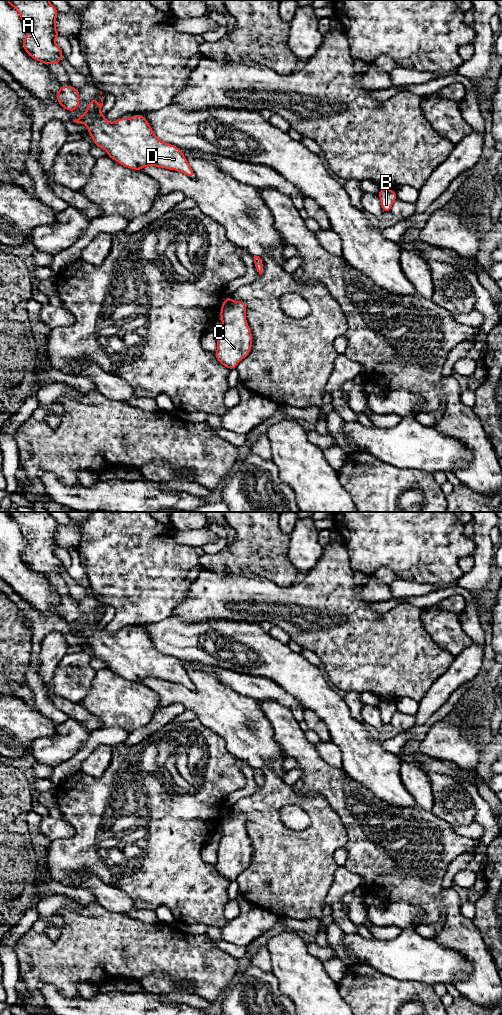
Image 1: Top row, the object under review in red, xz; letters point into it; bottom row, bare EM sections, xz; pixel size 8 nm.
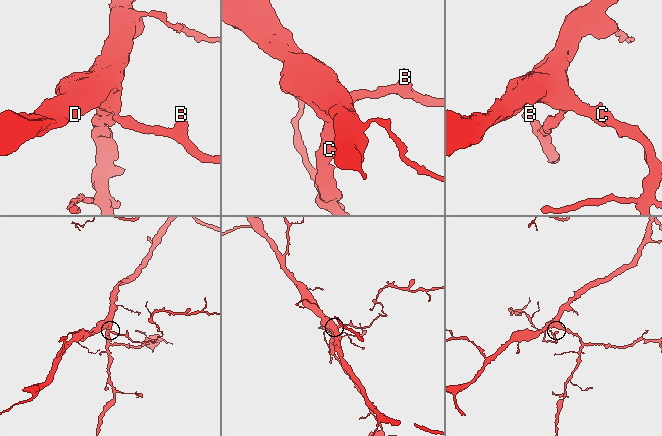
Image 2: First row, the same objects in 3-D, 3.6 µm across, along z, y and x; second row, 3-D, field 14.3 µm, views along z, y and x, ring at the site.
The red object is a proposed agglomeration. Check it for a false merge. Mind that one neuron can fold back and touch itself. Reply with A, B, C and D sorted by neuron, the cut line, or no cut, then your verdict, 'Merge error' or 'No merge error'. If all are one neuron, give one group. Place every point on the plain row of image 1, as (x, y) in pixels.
Groups: A B C D. No split. No merge error

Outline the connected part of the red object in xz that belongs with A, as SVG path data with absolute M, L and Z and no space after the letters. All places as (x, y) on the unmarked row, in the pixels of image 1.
M6 512L14 519L27 542L27 548L23 552L23 560L34 572L43 576L58 576L64 567L61 560L56 556L55 551L60 548L56 543L56 529L59 526L57 521L49 512Z

